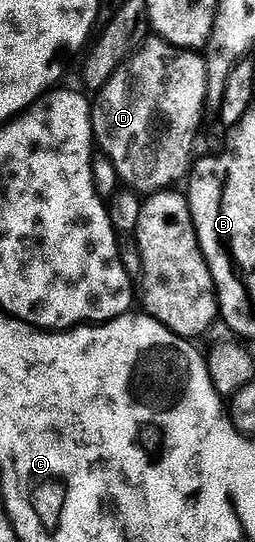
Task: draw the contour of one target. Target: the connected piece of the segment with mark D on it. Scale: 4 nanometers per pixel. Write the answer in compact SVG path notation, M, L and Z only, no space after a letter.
M154 35L151 38L131 52L125 63L108 79L106 86L97 94L98 101L96 97L92 105L97 148L106 152L119 179L127 181L125 184L131 190L142 195L169 190L166 181L170 181L170 177L182 181L187 176L182 171L182 161L186 161L186 152L192 148L190 136L197 131L206 104L205 60L197 52L178 48L162 37Z

